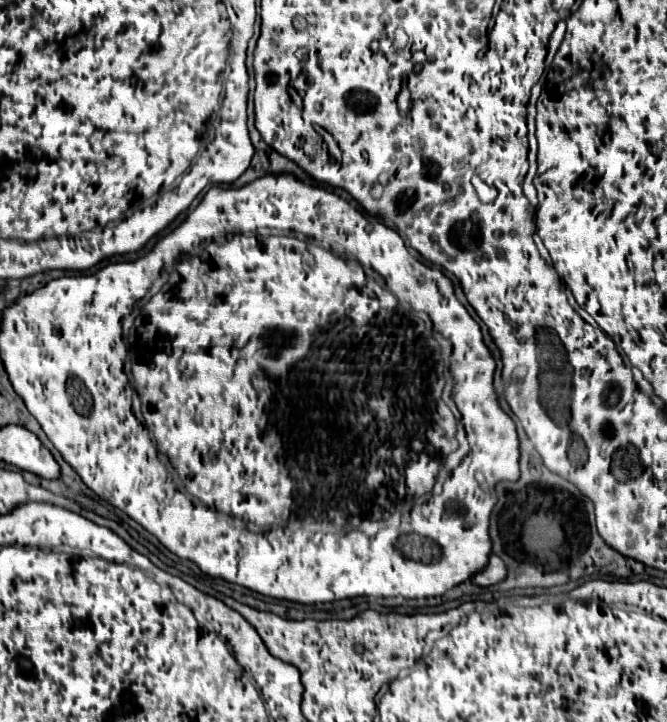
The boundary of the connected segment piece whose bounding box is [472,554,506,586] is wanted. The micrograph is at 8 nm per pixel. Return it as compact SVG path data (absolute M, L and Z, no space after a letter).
M492 554L490 562L486 564L486 570L480 570L478 574L474 574L472 582L478 586L492 586L492 584L502 582L504 578L506 578L506 566L496 554Z

